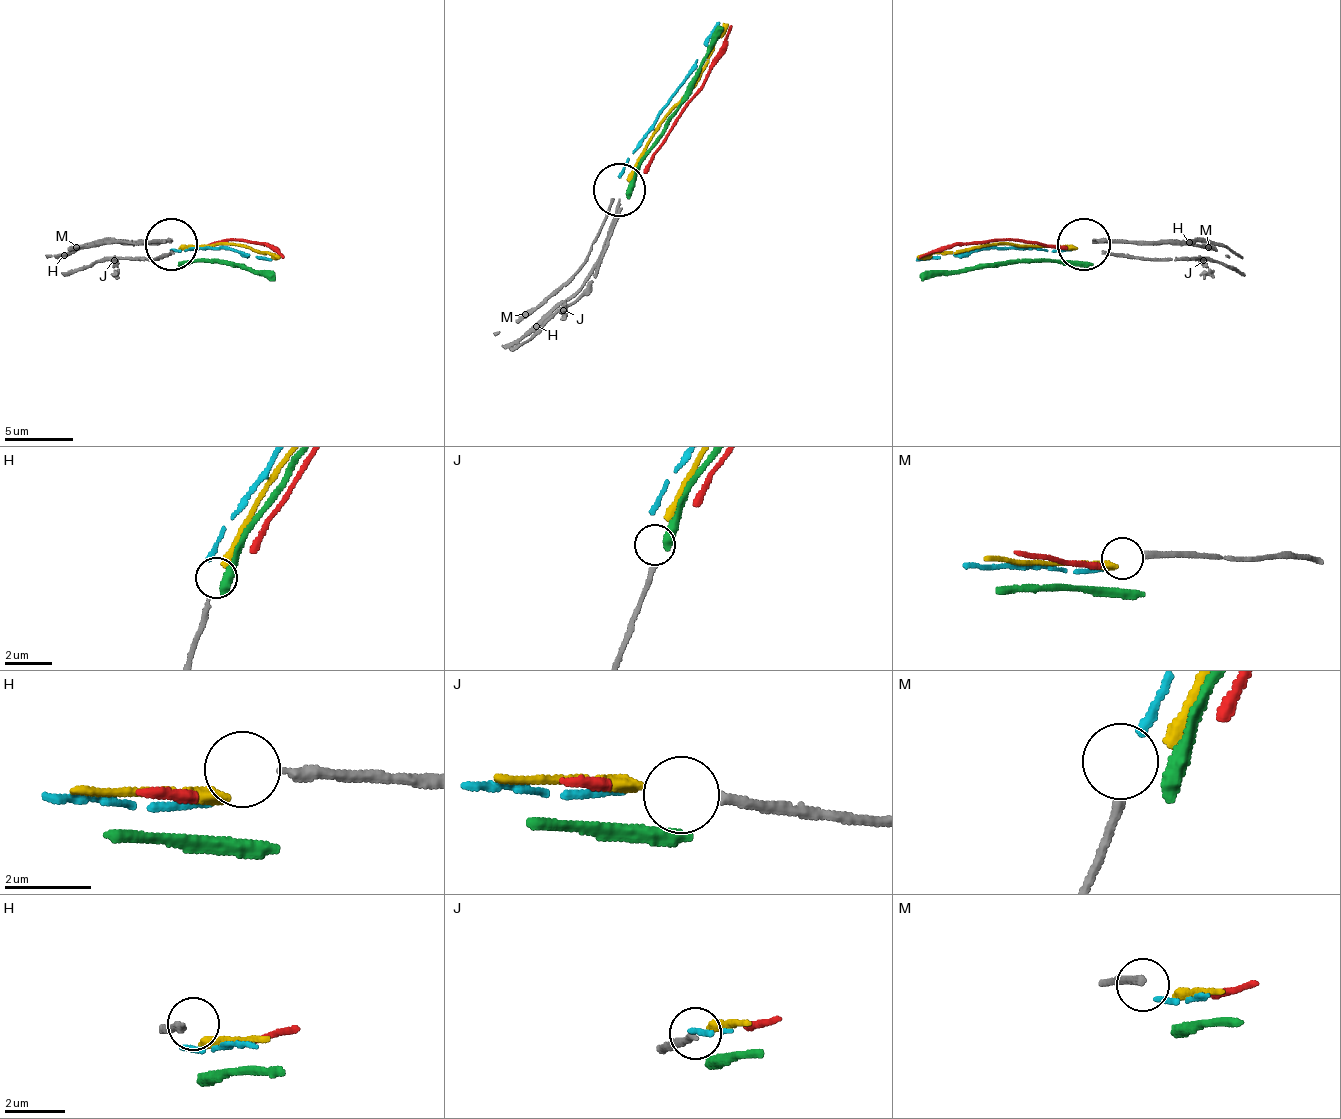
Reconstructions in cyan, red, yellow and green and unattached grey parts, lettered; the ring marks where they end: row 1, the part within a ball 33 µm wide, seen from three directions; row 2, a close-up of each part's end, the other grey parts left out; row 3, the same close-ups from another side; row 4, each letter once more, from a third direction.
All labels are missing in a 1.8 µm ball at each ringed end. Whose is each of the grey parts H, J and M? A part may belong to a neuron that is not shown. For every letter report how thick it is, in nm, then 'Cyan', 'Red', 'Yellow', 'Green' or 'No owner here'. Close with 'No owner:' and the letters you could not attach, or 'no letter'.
H: Thickness 220 nm. No owner here
J: Thickness 200 nm. No owner here
M: Thickness 240 nm. No owner here
No owner: H, J, M

